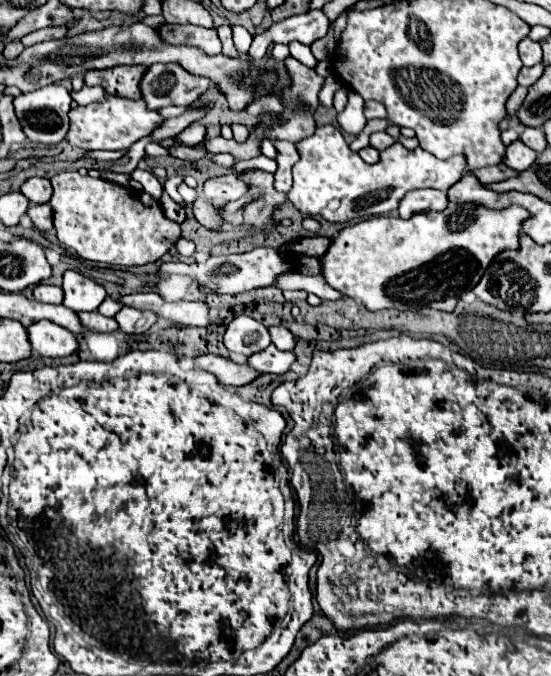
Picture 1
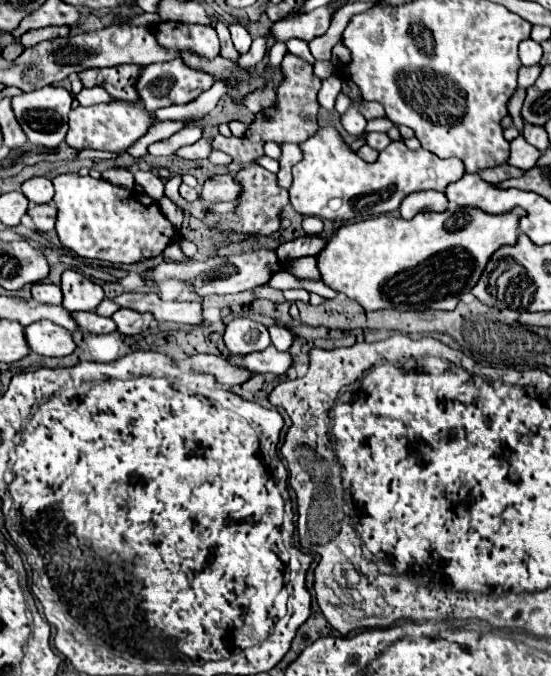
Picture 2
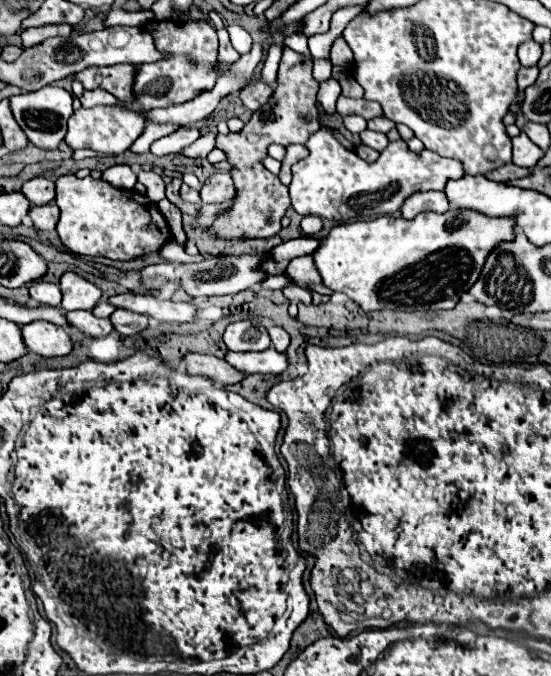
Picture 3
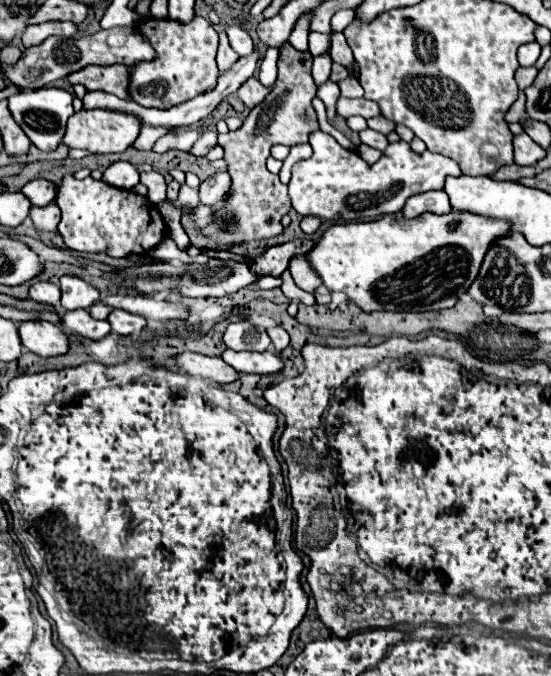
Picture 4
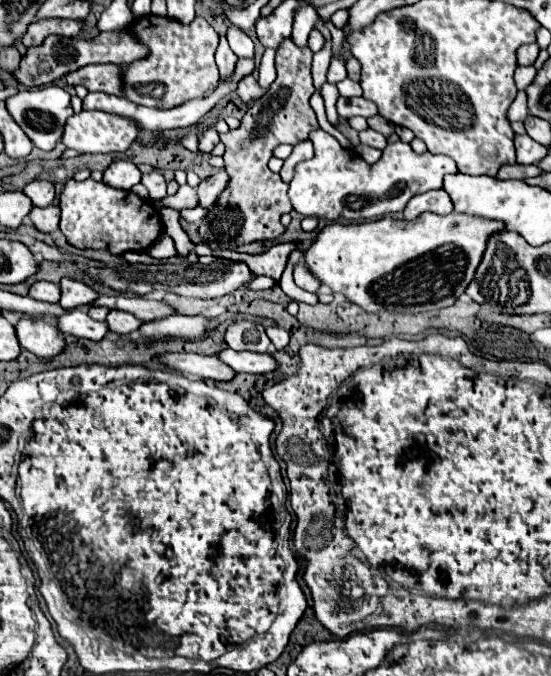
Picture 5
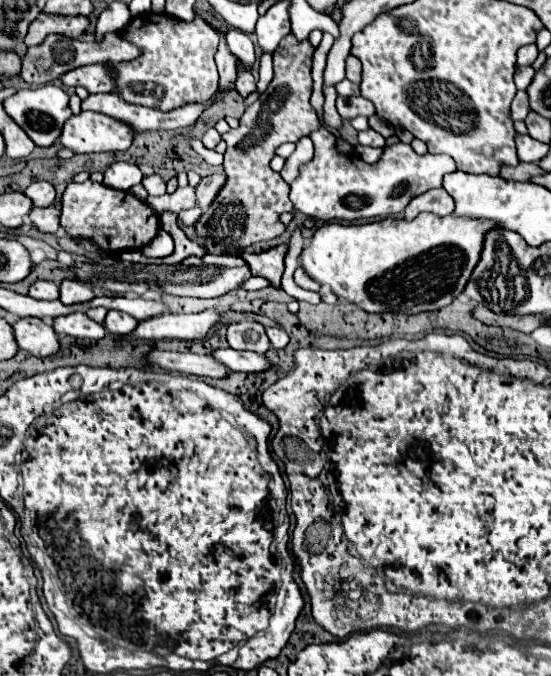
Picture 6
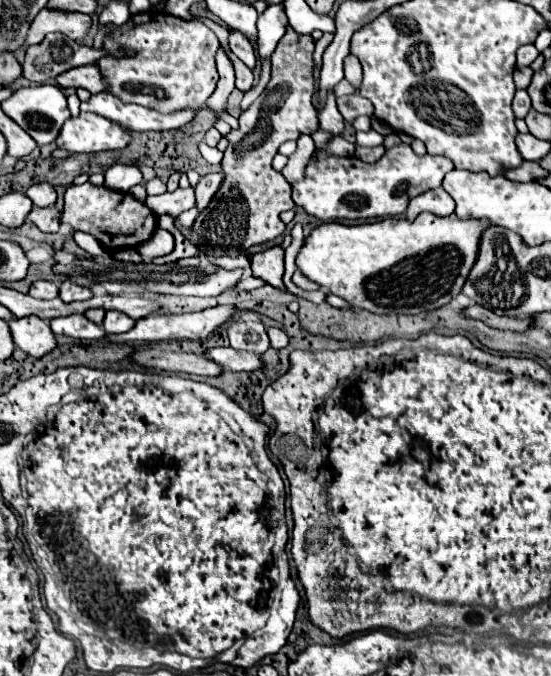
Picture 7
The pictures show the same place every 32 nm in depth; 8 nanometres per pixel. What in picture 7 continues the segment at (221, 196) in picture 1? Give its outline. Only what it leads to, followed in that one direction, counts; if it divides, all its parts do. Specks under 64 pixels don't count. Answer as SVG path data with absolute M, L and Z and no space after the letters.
M206 174L200 178L200 182L196 184L196 208L204 210L208 206L208 202L212 200L212 196L216 194L220 182L222 182L222 174Z

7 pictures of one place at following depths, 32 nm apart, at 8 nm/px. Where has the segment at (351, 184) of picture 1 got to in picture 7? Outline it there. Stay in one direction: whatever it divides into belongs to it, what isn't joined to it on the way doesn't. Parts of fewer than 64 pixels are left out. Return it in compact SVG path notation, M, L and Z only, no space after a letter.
M334 94L328 96L326 106L318 114L318 120L320 129L311 134L311 137L318 155L328 158L318 158L318 162L310 162L306 166L306 178L292 184L292 198L298 206L302 206L308 214L320 218L322 222L400 216L406 212L410 198L438 188L442 184L444 174L454 168L452 162L442 156L416 156L408 144L400 144L386 150L386 154L374 164L366 164L356 156L328 156L326 152L322 152L324 146L332 136L338 136L344 130L344 118L336 108Z

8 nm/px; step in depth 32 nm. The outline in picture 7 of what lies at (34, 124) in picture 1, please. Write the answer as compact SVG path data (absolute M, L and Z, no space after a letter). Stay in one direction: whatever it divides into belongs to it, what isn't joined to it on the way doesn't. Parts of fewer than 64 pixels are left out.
M44 84L21 88L2 102L4 114L8 114L18 126L22 126L38 144L50 144L56 140L62 124L70 118L70 112L66 108L66 96L56 85Z

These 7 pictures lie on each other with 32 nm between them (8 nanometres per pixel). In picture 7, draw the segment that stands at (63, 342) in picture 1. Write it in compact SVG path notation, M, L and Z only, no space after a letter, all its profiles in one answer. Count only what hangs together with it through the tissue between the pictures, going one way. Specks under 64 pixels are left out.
M36 316L16 318L16 320L10 320L8 326L10 326L16 348L26 352L28 356L40 358L56 346L56 338L48 322L42 318L36 318Z

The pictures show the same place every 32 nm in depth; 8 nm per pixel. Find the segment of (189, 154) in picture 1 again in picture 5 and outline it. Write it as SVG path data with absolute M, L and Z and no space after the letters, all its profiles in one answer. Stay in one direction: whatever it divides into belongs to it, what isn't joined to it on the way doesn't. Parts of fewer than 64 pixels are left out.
M208 128L208 130L200 136L200 148L206 150L206 152L210 152L218 142L220 142L220 136L218 136L218 132L216 132L214 128Z

